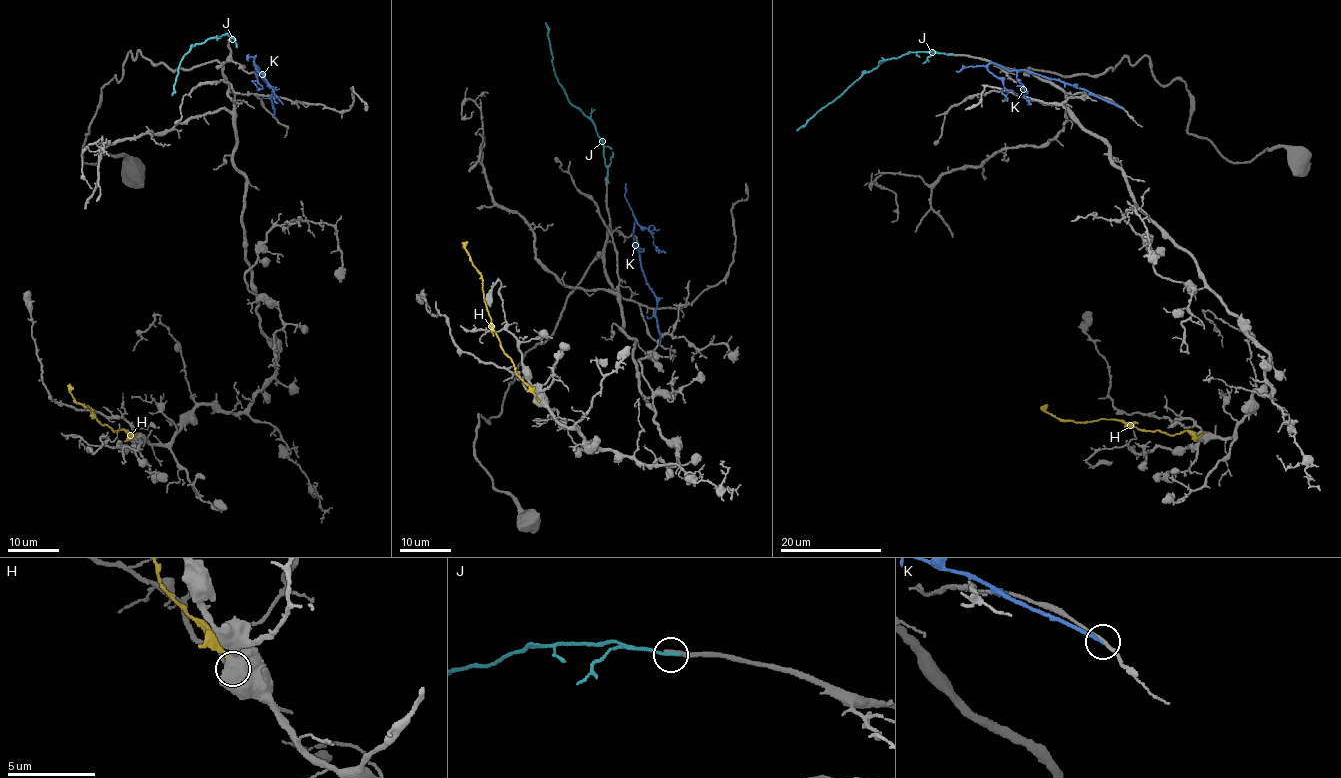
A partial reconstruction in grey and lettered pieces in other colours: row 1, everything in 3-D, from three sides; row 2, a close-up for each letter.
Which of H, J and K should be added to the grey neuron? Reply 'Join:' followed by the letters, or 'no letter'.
Join: no letter

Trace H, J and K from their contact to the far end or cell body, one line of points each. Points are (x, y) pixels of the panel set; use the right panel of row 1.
H: (1203, 434), (1196, 437), (1186, 430), (1174, 435), (1148, 431), (1116, 419), (1066, 421), (1051, 416), (1041, 407)
J: (950, 54), (934, 51), (910, 52), (884, 60), (820, 108), (796, 131)
K: (1123, 108), (1056, 79), (1022, 69), (1006, 70), (994, 63), (987, 66), (1007, 89), (1020, 94), (1031, 105)

